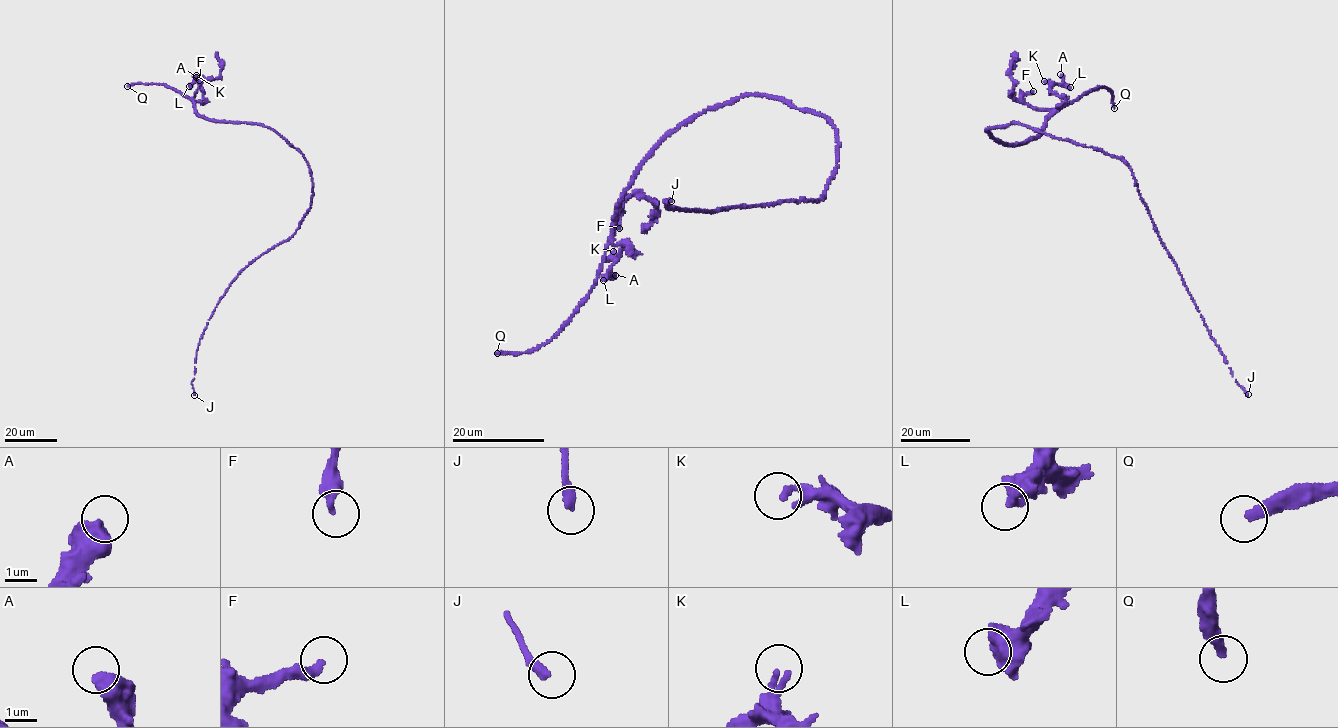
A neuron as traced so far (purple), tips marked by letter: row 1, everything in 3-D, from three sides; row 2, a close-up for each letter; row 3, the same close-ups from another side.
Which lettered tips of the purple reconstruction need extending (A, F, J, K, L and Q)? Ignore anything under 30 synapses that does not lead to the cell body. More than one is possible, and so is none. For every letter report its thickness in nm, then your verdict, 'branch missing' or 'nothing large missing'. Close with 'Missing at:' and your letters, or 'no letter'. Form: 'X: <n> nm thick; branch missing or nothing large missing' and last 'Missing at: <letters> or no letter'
A: 650 nm thick; nothing large missing
F: 320 nm thick; nothing large missing
J: 280 nm thick; nothing large missing
K: 190 nm thick; nothing large missing
L: 400 nm thick; nothing large missing
Q: 320 nm thick; branch missing
Missing at: Q

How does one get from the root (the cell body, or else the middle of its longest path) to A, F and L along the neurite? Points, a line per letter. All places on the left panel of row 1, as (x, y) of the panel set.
A: (311, 172), (300, 152), (271, 128), (199, 115), (193, 101), (205, 99), (200, 83), (194, 83), (196, 77)
F: (311, 172), (300, 152), (271, 128), (242, 122), (220, 122), (199, 115), (193, 100), (199, 80)
L: (311, 172), (300, 152), (271, 128), (199, 115), (193, 101), (204, 102), (200, 83), (189, 86)

